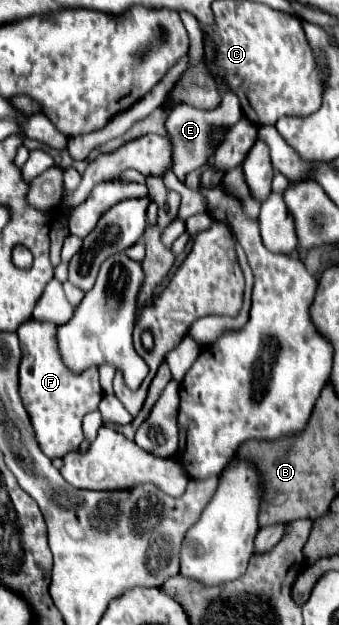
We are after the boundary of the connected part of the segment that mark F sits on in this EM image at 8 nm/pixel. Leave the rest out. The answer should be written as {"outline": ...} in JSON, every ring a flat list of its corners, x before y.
{"outline":[[31,319,17,329,17,335,23,351,19,367,19,387,23,403,35,427,37,443,49,459,63,457,69,451,79,449,85,439,81,421,89,411,95,411,103,399,97,367,89,367,89,371,81,373,73,373,69,367,65,367,61,353,57,351,57,323]]}

